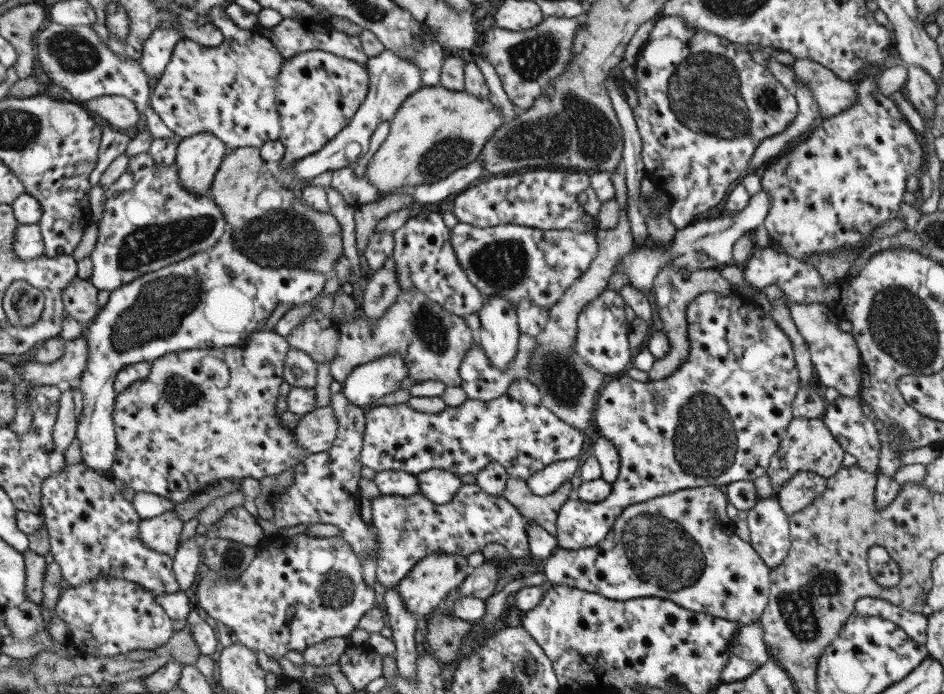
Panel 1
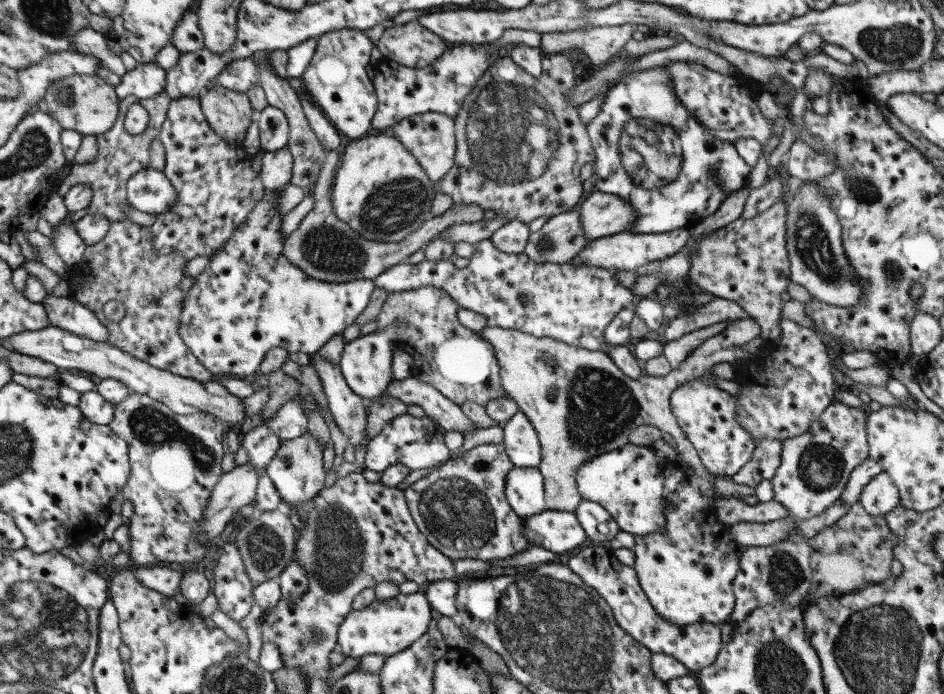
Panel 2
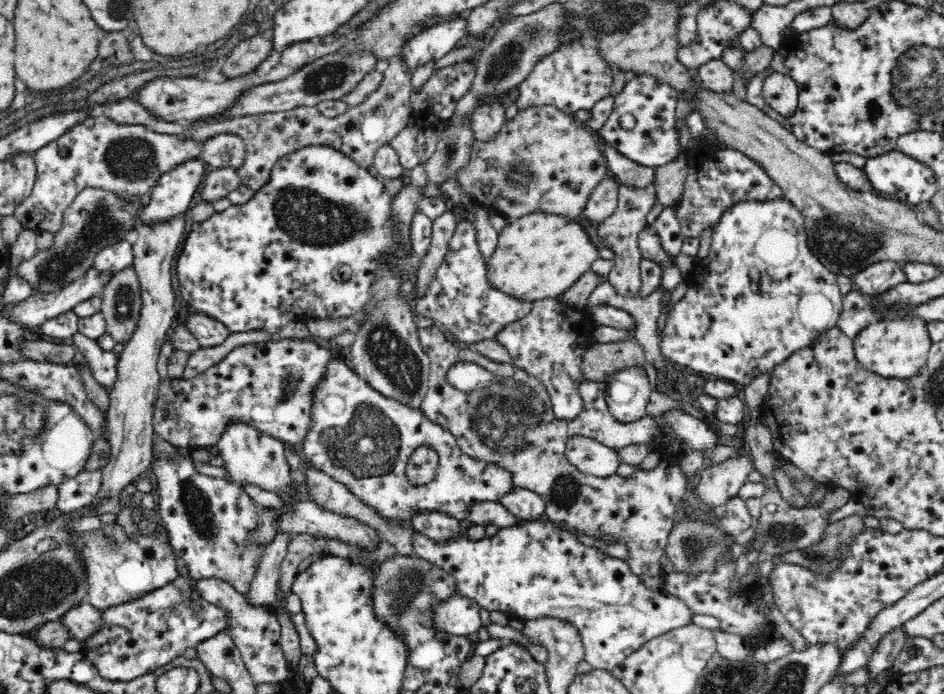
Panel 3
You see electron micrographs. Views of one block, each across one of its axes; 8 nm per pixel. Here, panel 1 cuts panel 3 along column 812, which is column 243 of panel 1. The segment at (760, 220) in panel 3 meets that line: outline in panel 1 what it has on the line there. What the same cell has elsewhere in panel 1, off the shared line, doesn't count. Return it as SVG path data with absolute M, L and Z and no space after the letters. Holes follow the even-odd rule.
M230 233L222 235L205 252L196 252L187 258L161 267L160 270L146 272L131 282L122 284L111 291L109 300L98 309L96 318L85 327L87 360L84 372L73 382L79 417L75 427L75 439L80 448L80 460L96 473L110 472L114 463L116 440L111 418L116 392L111 389L116 375L124 365L139 361L151 363L165 353L173 351L194 351L195 349L223 348L243 344L249 333L265 329L268 314L277 303L297 306L307 303L323 291L330 273L320 273L303 267L273 270L259 266L245 258L232 243Z

